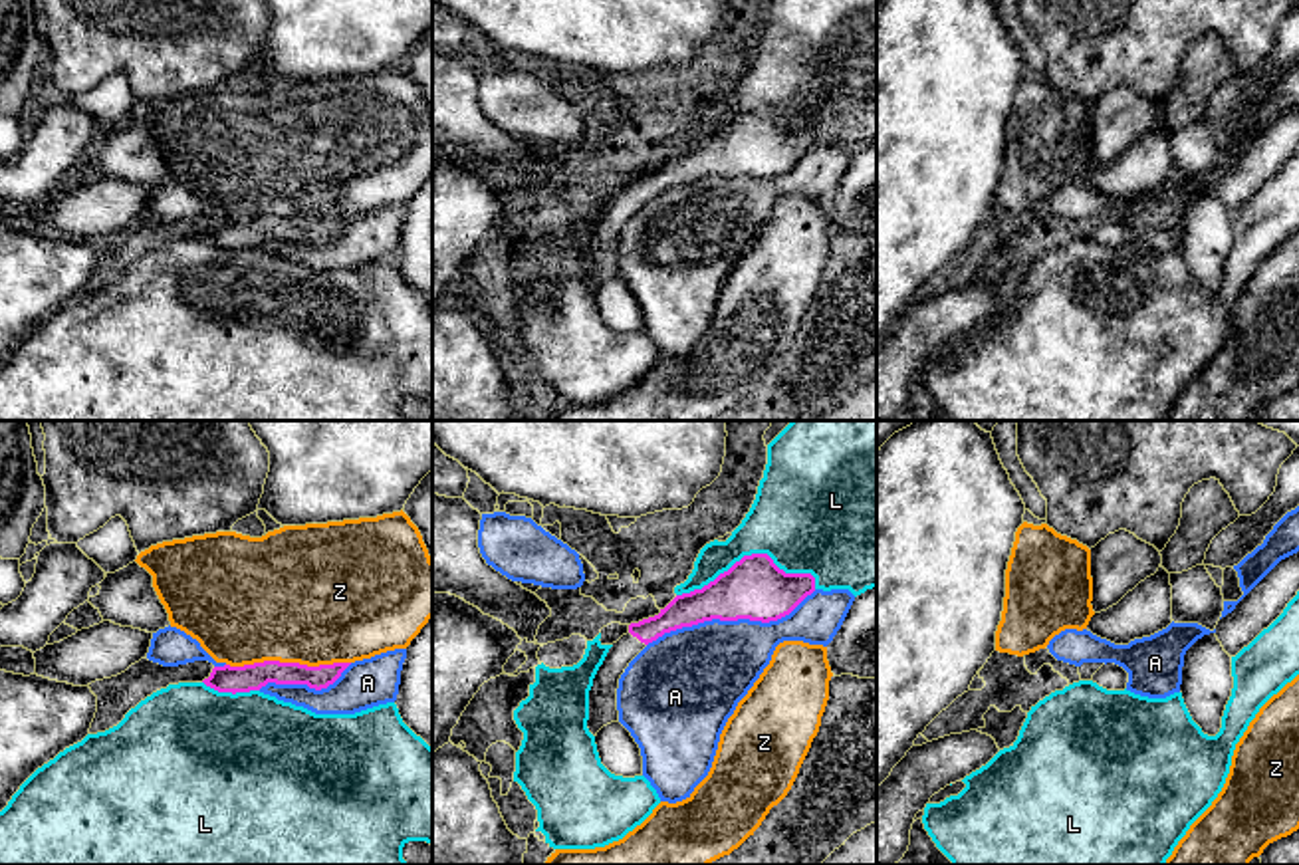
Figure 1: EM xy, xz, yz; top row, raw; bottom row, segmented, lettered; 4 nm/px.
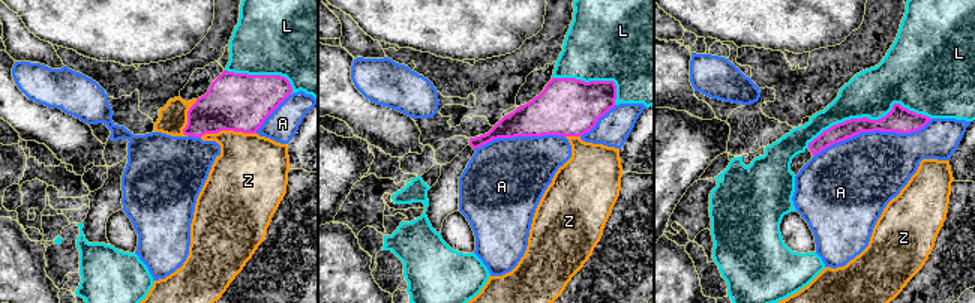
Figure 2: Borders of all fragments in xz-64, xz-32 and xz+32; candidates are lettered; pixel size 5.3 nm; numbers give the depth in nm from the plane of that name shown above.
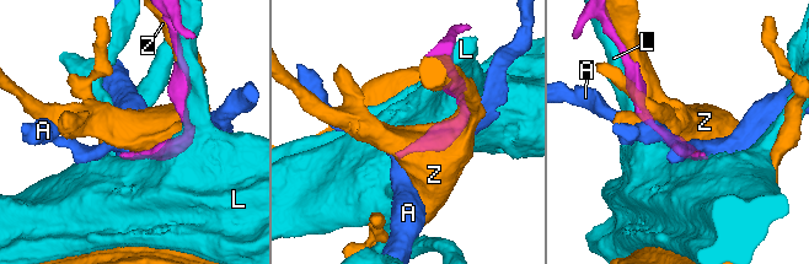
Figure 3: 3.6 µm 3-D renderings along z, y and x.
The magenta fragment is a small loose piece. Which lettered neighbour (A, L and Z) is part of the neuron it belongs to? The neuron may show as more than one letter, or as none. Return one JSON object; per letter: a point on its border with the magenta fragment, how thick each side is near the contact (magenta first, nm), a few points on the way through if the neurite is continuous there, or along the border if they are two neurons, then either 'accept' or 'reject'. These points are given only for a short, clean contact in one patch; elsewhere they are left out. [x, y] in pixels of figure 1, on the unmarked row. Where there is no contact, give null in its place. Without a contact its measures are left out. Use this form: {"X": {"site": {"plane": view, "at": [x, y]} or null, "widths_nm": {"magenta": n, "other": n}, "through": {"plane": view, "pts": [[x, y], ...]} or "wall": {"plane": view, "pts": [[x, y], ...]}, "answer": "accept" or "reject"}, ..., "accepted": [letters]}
{"A": {"site": {"plane": "xz", "at": [730, 175]}, "widths_nm": {"magenta": 260, "other": 380}, "answer": "reject"}, "L": {"site": {"plane": "xz", "at": [746, 112]}, "widths_nm": {"magenta": 260, "other": 360}, "answer": "reject"}, "Z": {"site": {"plane": "xy", "at": [288, 219]}, "widths_nm": {"magenta": 110, "other": 500}, "answer": "reject"}, "accepted": []}

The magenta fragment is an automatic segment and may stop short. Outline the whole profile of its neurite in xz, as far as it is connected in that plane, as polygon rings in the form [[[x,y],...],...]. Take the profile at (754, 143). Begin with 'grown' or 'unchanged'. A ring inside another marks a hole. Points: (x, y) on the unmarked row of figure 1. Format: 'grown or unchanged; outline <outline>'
grown; outline [[[768,109],[744,111],[702,145],[676,151],[658,171],[629,181],[609,204],[589,246],[587,284],[593,292],[619,276],[617,244],[629,218],[664,188],[704,177],[777,177],[815,147],[811,129],[785,129]]]

